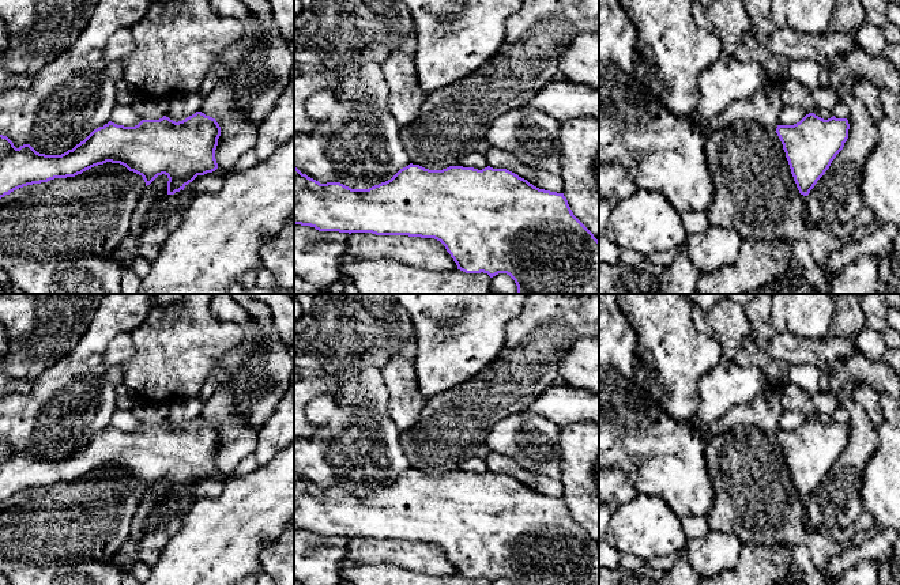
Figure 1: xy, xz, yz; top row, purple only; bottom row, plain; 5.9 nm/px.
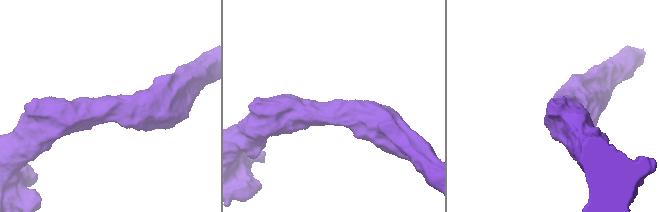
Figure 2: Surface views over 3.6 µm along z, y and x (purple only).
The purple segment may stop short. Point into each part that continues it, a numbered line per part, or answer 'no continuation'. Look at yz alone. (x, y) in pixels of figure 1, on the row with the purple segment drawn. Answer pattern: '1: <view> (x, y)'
no continuation

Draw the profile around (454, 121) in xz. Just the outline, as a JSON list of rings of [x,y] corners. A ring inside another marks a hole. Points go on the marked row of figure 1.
[[[524,0],[520,11],[505,22],[505,38],[497,54],[478,72],[455,80],[452,84],[429,93],[418,118],[399,131],[410,163],[429,170],[459,166],[468,154],[479,152],[485,146],[492,124],[504,113],[527,105],[546,84],[554,80],[557,61],[566,52],[575,37],[599,33],[599,0]]]

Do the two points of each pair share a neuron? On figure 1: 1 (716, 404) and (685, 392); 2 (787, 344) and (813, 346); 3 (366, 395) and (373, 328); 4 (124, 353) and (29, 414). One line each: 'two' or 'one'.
1: two
2: one
3: two
4: two

